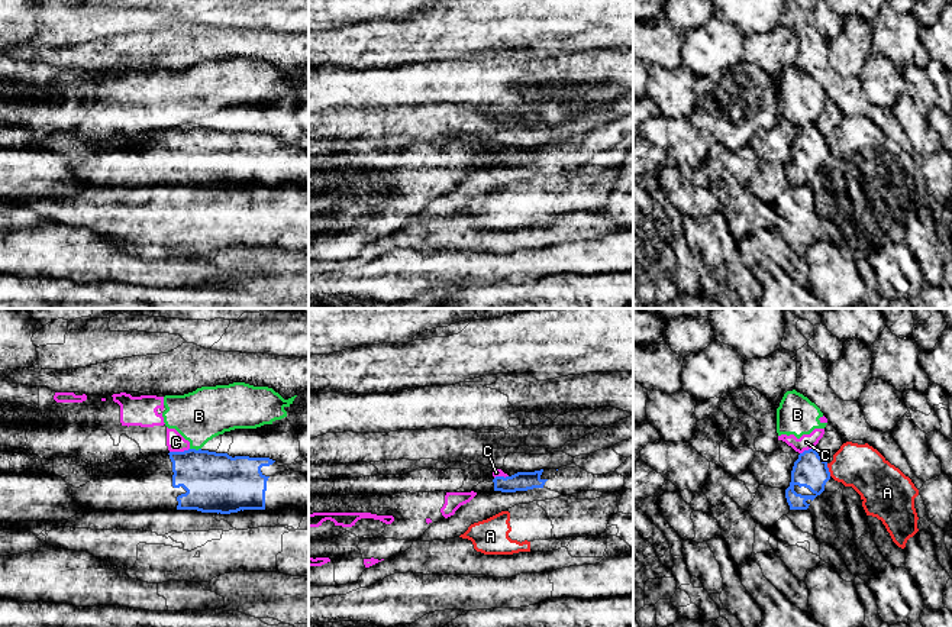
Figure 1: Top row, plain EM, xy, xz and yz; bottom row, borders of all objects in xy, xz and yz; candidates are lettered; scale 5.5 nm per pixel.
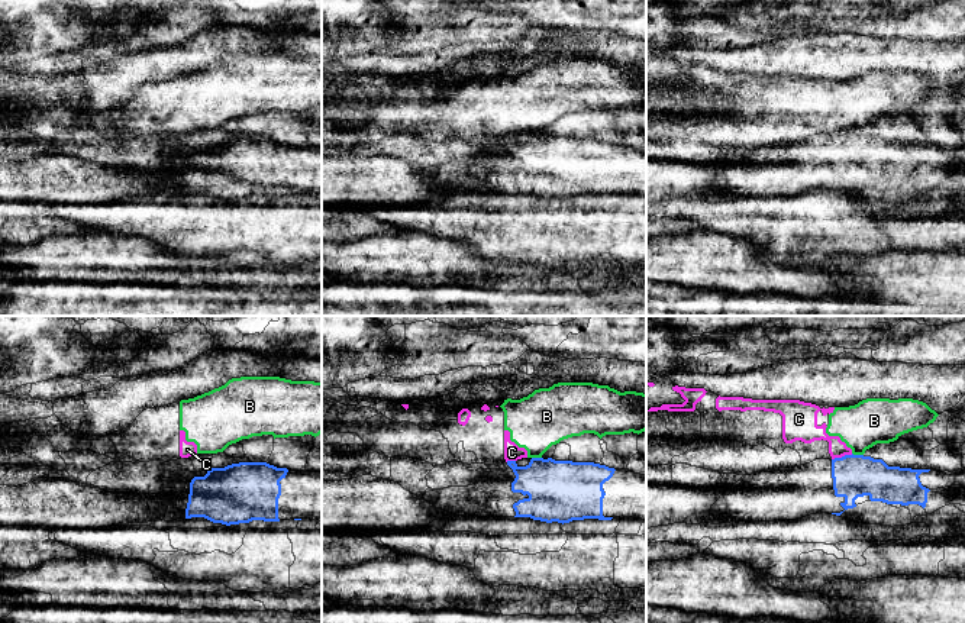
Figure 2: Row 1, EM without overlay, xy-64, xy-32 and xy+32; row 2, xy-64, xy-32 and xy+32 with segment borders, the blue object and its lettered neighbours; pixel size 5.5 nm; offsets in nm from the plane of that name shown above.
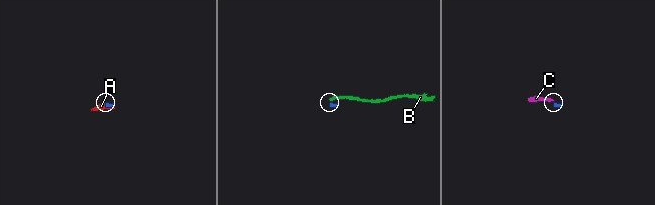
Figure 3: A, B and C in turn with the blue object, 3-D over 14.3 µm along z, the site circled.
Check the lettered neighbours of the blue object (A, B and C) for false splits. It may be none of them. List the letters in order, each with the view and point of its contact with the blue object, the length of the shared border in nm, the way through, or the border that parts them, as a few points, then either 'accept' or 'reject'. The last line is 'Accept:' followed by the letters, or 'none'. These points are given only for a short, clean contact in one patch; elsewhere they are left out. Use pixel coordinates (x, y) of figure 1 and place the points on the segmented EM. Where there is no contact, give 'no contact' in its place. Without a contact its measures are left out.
A: contact yz (828, 469); length 80 nm; border yz (826, 464), (831, 475); reject
B: contact xy (194, 449); length 60 nm; border xy (190, 448), (200, 449); reject
C: contact xy (178, 452); length 110 nm; border xy (189, 448), (180, 452), (170, 452); reject
Accept: none

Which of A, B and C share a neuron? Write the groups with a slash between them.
A / B C

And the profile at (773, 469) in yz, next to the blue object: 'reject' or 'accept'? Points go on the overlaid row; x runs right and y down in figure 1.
reject

